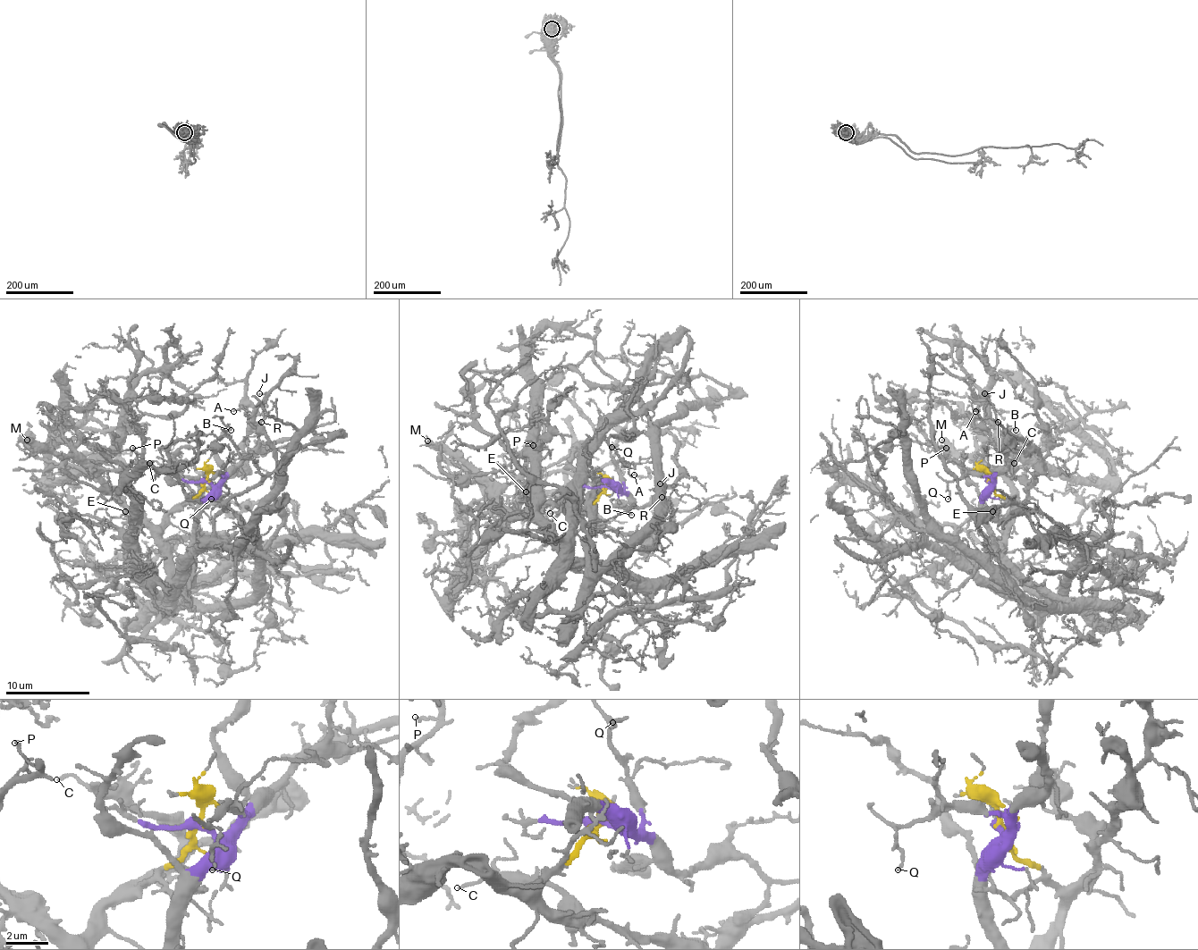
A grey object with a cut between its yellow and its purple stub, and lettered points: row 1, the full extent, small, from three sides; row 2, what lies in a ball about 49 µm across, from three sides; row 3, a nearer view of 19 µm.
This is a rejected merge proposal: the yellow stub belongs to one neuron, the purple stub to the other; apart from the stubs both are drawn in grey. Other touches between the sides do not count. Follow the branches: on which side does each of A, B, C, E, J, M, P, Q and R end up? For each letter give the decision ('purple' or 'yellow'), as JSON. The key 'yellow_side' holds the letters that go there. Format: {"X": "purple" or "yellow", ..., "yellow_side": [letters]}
{"A": "purple", "B": "purple", "C": "yellow", "E": "yellow", "J": "purple", "M": "yellow", "P": "yellow", "Q": "purple", "R": "purple", "yellow_side": ["C", "E", "M", "P"]}

